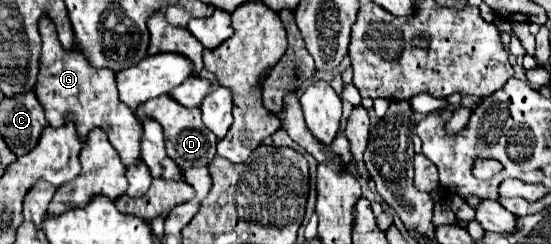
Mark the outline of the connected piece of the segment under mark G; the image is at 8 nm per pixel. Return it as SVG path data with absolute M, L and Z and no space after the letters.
M45 16L39 22L39 32L43 38L43 50L35 94L45 110L49 124L63 126L67 122L67 116L73 114L73 124L77 128L81 142L87 140L87 132L91 132L93 128L103 128L125 168L137 164L141 160L141 124L135 118L133 110L119 100L115 74L107 68L103 70L93 68L79 48L63 50L63 46L57 40L55 24Z

